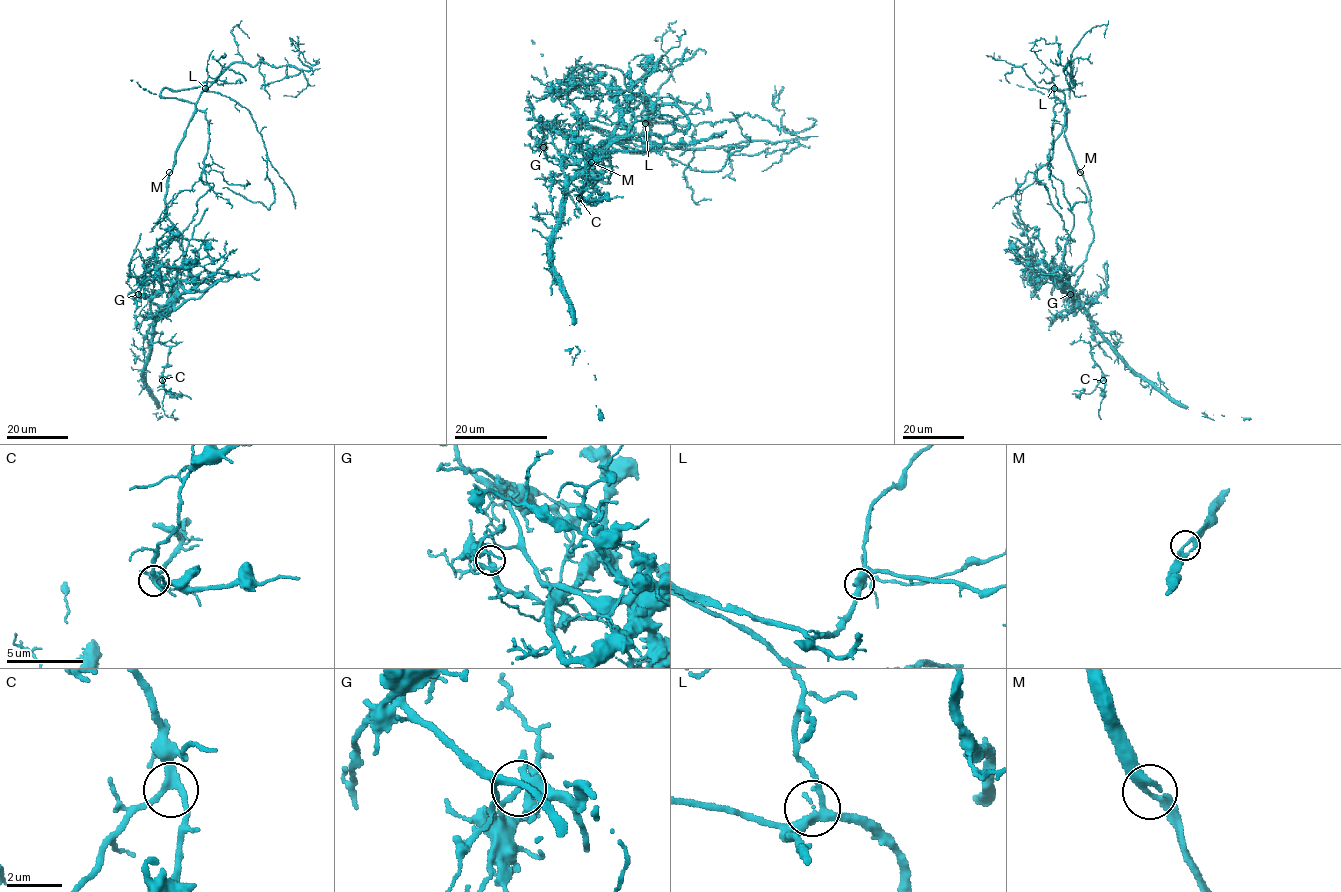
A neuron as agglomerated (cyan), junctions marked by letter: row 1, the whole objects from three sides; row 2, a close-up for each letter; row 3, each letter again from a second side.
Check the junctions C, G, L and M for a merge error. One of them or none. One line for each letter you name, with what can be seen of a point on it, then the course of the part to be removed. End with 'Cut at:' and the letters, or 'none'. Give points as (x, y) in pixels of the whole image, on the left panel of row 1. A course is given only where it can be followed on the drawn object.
G: place (138, 294); course (138, 294), (217, 282), (177, 282), (166, 182), (195, 105), (161, 91), (310, 69), (291, 50)
Cut at: G

